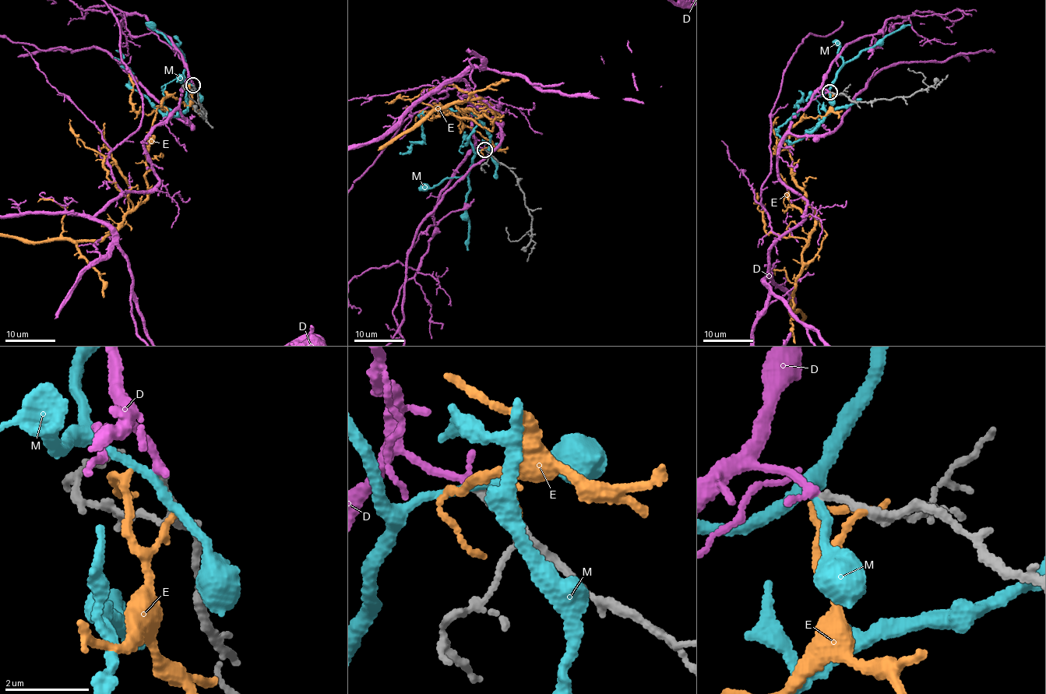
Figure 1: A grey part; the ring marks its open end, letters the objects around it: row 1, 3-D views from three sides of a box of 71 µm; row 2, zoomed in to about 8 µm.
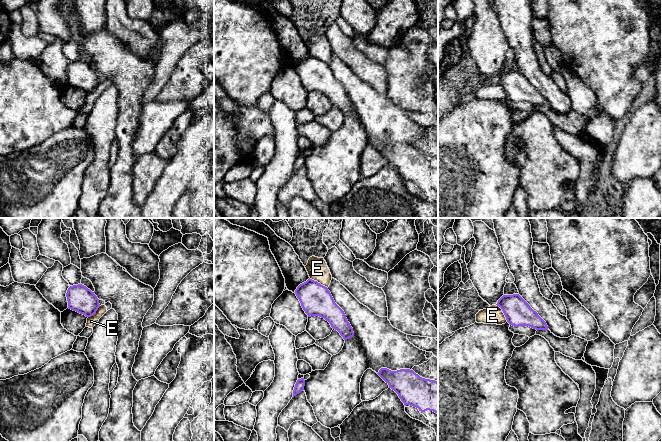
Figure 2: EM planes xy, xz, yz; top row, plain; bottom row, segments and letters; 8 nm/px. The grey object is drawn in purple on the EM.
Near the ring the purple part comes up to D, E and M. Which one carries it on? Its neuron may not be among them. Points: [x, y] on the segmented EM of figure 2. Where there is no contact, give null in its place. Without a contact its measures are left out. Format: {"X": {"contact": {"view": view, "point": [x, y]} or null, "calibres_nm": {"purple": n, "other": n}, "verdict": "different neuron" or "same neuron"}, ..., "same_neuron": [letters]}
{"D": {"contact": null, "verdict": "same neuron"}, "E": {"contact": {"view": "xz", "point": [317, 282]}, "calibres_nm": {"purple": 260, "other": 170}, "verdict": "different neuron"}, "M": {"contact": null, "verdict": "different neuron"}, "same_neuron": ["D"]}

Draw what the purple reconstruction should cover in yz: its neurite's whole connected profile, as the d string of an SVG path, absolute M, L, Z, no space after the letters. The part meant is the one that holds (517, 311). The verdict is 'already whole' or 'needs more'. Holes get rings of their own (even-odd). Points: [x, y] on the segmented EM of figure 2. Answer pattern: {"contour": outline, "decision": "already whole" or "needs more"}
{"contour": "M519 294L503 295L496 305L502 309L507 322L514 327L529 326L536 330L548 329L546 322Z", "decision": "already whole"}

